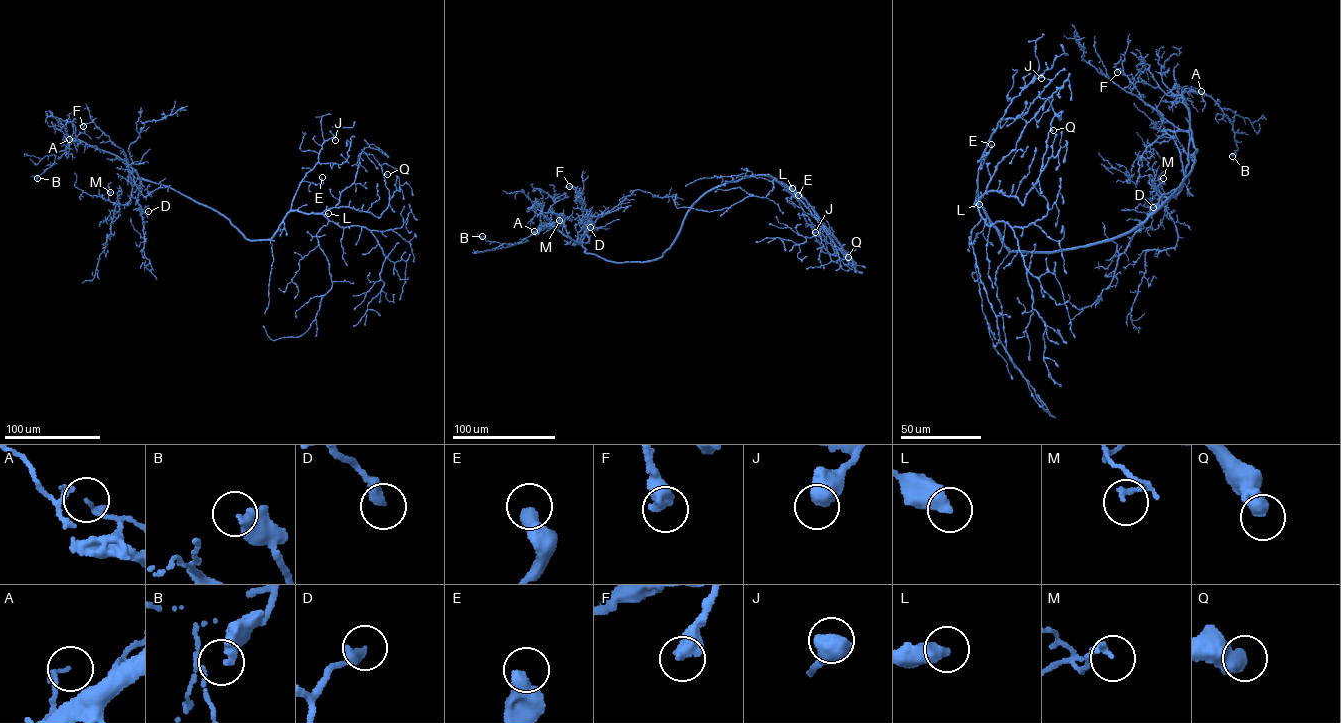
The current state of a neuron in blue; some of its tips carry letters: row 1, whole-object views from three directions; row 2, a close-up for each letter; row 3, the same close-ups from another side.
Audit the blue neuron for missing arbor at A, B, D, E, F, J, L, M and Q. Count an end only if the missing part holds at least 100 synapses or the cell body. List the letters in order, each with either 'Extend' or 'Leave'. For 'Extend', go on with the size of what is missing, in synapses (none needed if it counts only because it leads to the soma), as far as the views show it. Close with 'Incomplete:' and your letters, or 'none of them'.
A: Leave
B: Leave
D: Leave
E: Leave
F: Leave
J: Leave
L: Leave
M: Leave
Q: Leave
Incomplete: none of them

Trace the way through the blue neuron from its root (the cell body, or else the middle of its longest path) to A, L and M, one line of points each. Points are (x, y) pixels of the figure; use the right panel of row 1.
A: (1103, 241), (1125, 235), (1154, 213), (1191, 171), (1197, 152), (1182, 95), (1205, 93), (1201, 91)
L: (1103, 241), (1054, 251), (1010, 250), (980, 204), (974, 202), (972, 205), (979, 204)
M: (1103, 241), (1134, 228), (1181, 186), (1197, 152), (1190, 130), (1183, 185), (1160, 197), (1154, 181), (1163, 178)

